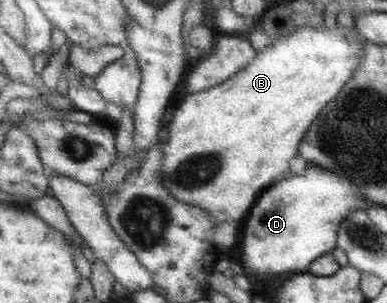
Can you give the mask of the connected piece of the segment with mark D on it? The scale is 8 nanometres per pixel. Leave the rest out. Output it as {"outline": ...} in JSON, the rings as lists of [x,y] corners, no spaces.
{"outline":[[[305,162],[303,172],[295,172],[290,177],[269,186],[251,207],[246,217],[251,218],[251,222],[247,224],[243,234],[245,264],[261,276],[307,272],[314,260],[333,251],[337,244],[340,226],[352,212],[360,210],[365,202],[371,200],[349,177],[331,172],[318,164]]]}

